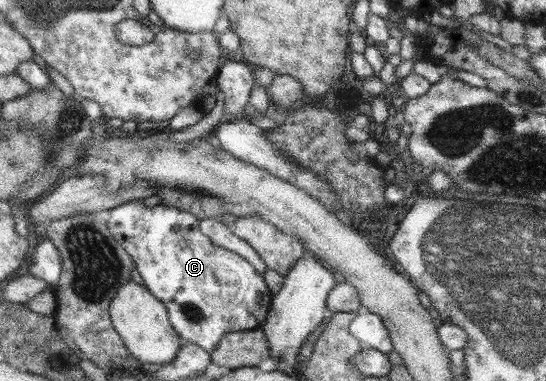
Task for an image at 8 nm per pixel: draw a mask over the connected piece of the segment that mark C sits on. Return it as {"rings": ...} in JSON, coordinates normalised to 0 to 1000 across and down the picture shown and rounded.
{"rings":[[[238,528],[200,551],[198,596],[245,682],[264,748],[310,811],[311,845],[333,892],[386,927],[423,871],[476,864],[502,795],[500,769],[485,753],[482,727],[456,682],[386,635],[368,604],[368,580],[350,556],[288,535],[266,541],[262,528]]]}

